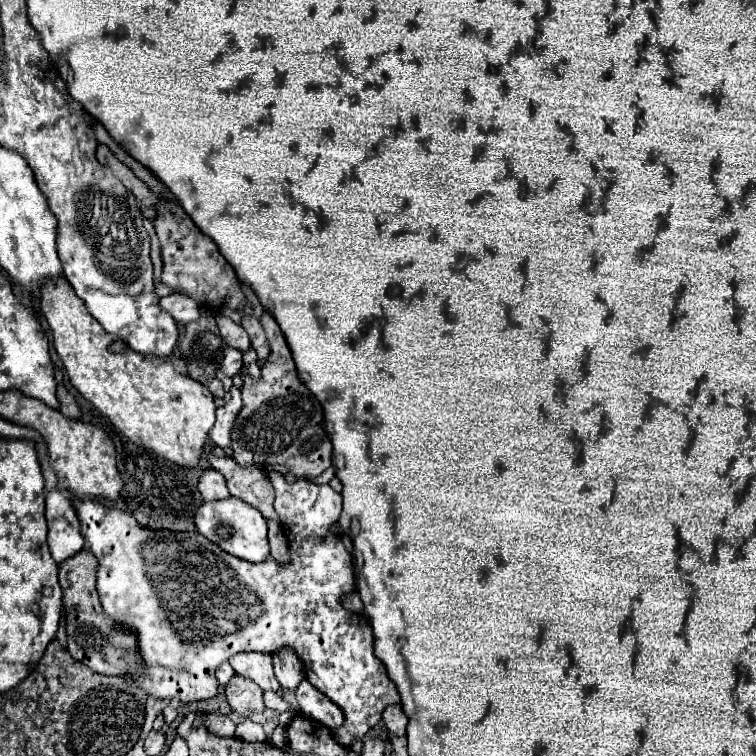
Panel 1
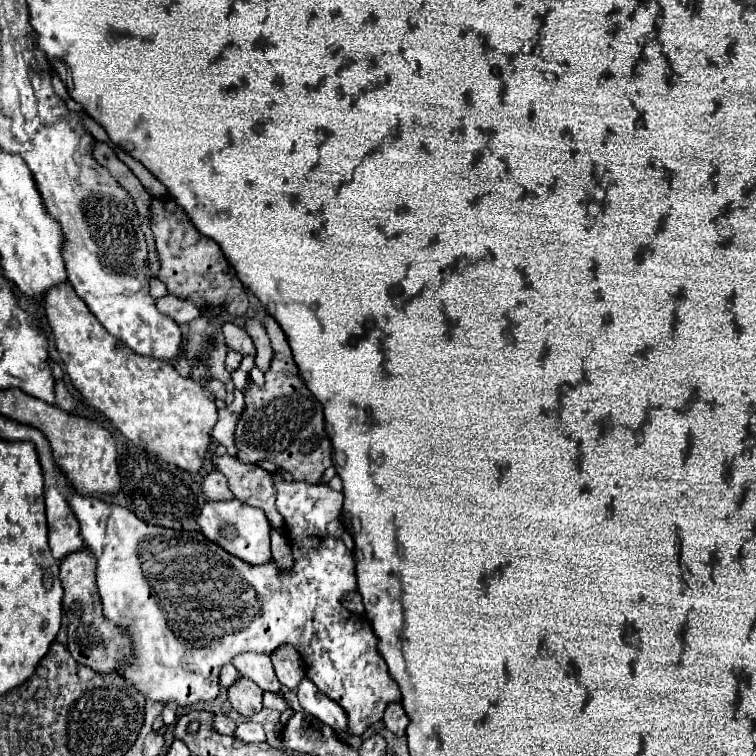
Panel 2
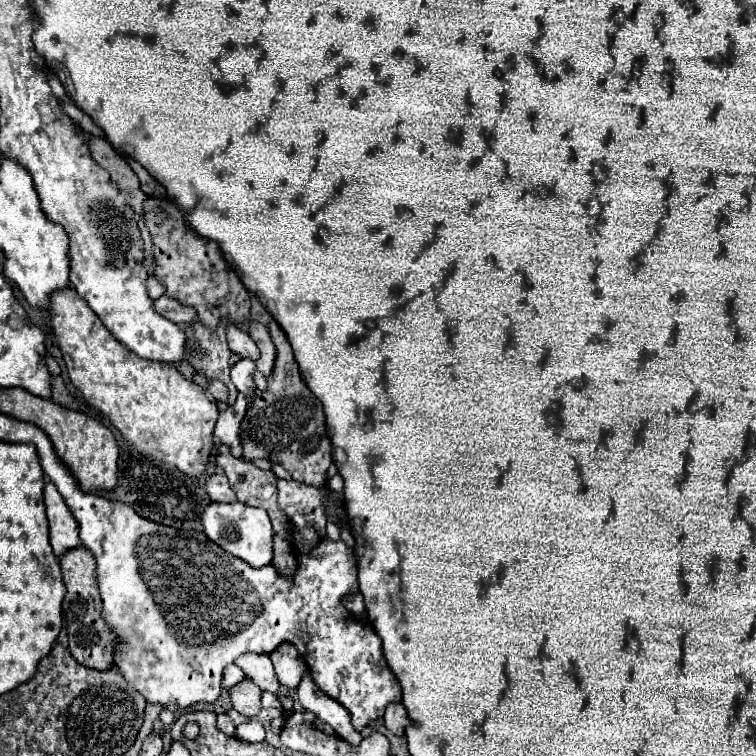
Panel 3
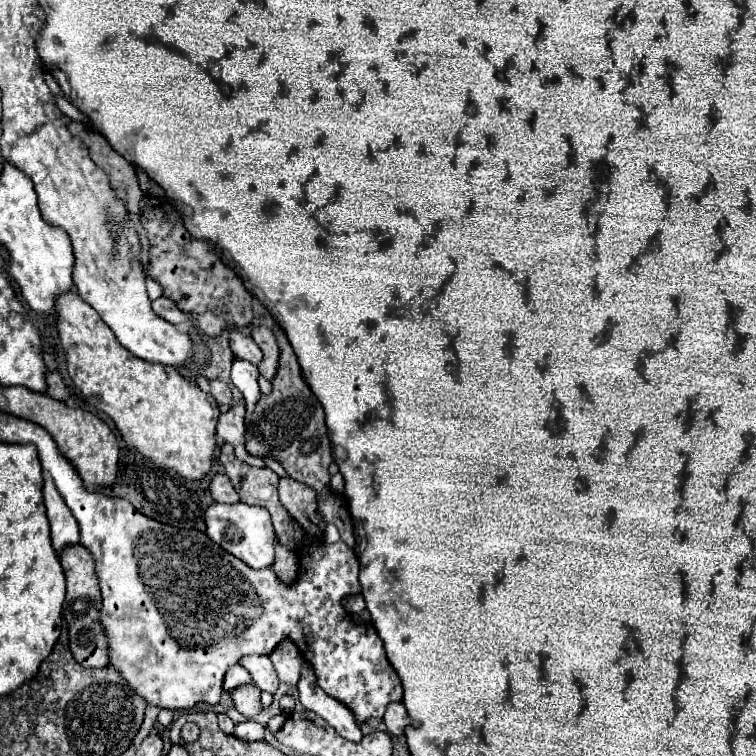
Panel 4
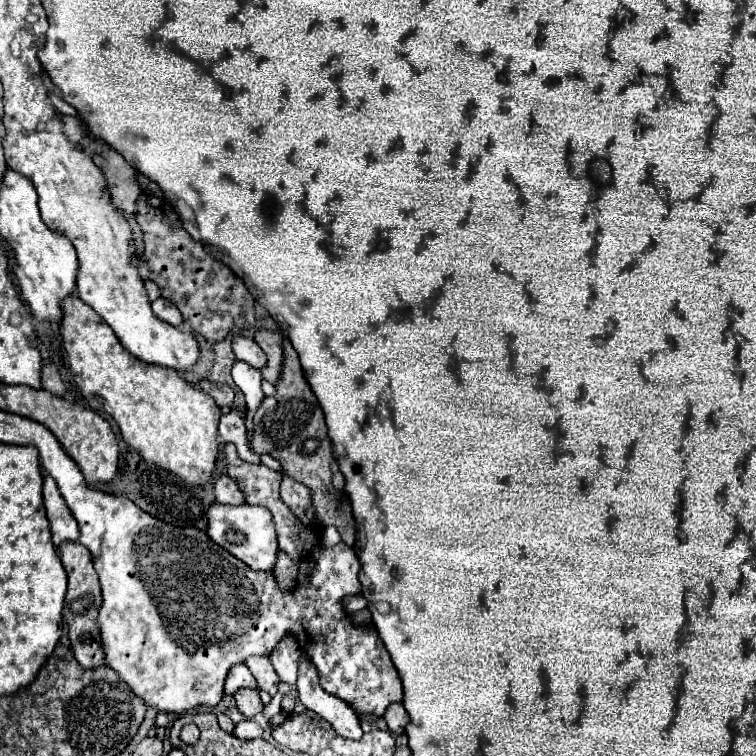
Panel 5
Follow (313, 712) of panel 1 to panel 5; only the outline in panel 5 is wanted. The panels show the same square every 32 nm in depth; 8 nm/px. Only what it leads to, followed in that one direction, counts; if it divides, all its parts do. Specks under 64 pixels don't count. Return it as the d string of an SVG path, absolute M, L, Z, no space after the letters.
M306 656L300 658L296 688L298 688L298 694L300 694L300 702L308 710L316 712L326 722L330 722L332 728L342 738L350 738L350 740L360 740L362 738L362 728L360 728L360 720L358 720L356 712L348 704L344 704L336 696L326 694L320 688L318 672Z

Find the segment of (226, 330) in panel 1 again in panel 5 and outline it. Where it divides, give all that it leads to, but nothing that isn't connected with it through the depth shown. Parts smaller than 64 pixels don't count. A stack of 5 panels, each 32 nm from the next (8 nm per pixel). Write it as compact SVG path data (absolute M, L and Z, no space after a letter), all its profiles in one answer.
M242 334L232 336L232 352L236 354L236 360L248 362L254 368L262 368L266 362L266 356L260 350L260 346L252 338L242 336Z

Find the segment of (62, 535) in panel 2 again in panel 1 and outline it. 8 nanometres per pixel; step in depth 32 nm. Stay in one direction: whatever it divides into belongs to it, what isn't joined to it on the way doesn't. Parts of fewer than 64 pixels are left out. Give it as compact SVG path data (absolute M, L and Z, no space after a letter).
M52 490L46 496L46 520L48 520L48 548L58 564L62 564L64 560L82 550L84 536L80 534L76 508L64 492Z

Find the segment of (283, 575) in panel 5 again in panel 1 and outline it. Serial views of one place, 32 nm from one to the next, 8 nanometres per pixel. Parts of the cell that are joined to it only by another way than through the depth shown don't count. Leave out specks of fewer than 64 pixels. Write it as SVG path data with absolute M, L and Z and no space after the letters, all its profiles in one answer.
M268 520L268 542L270 552L278 562L288 562L288 540L282 532L282 526L274 520Z

